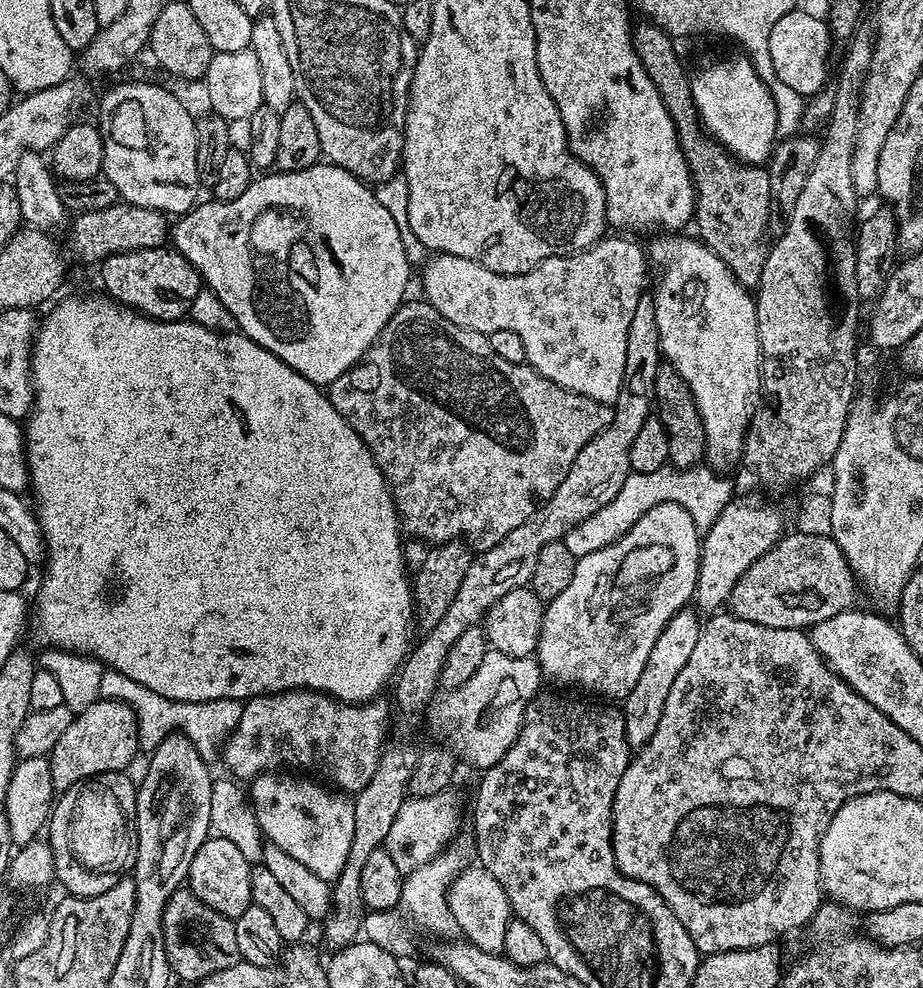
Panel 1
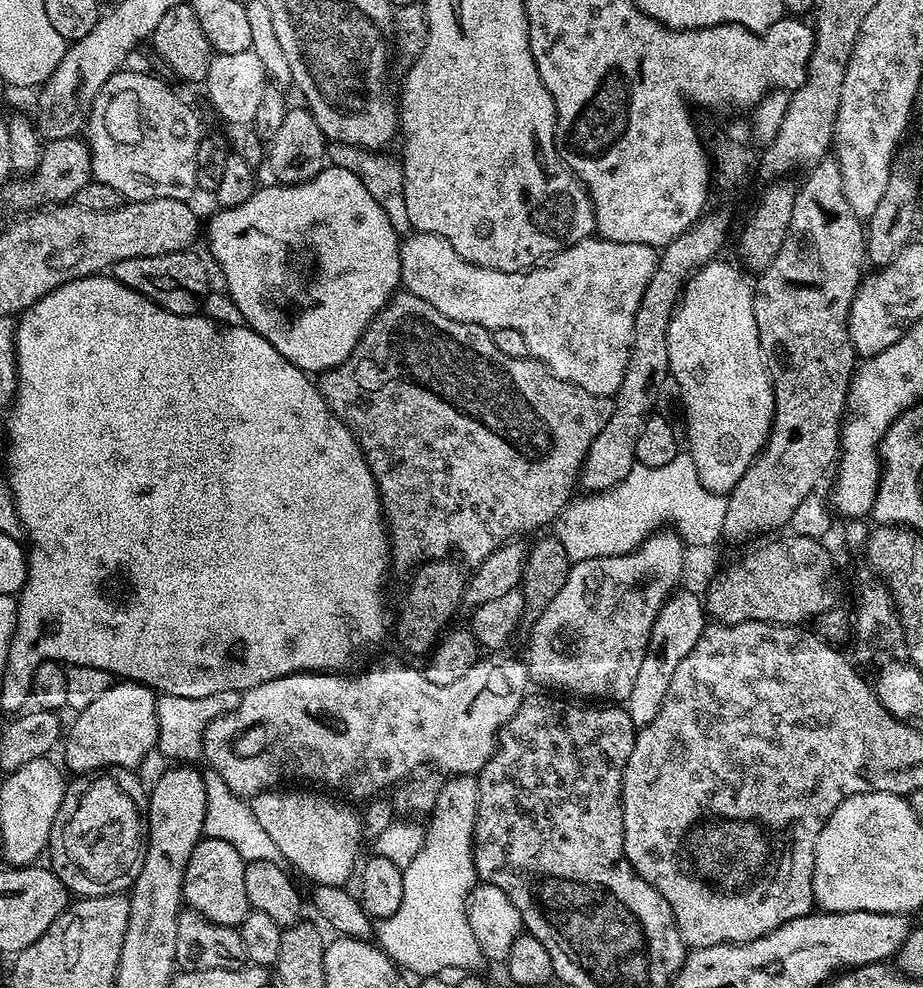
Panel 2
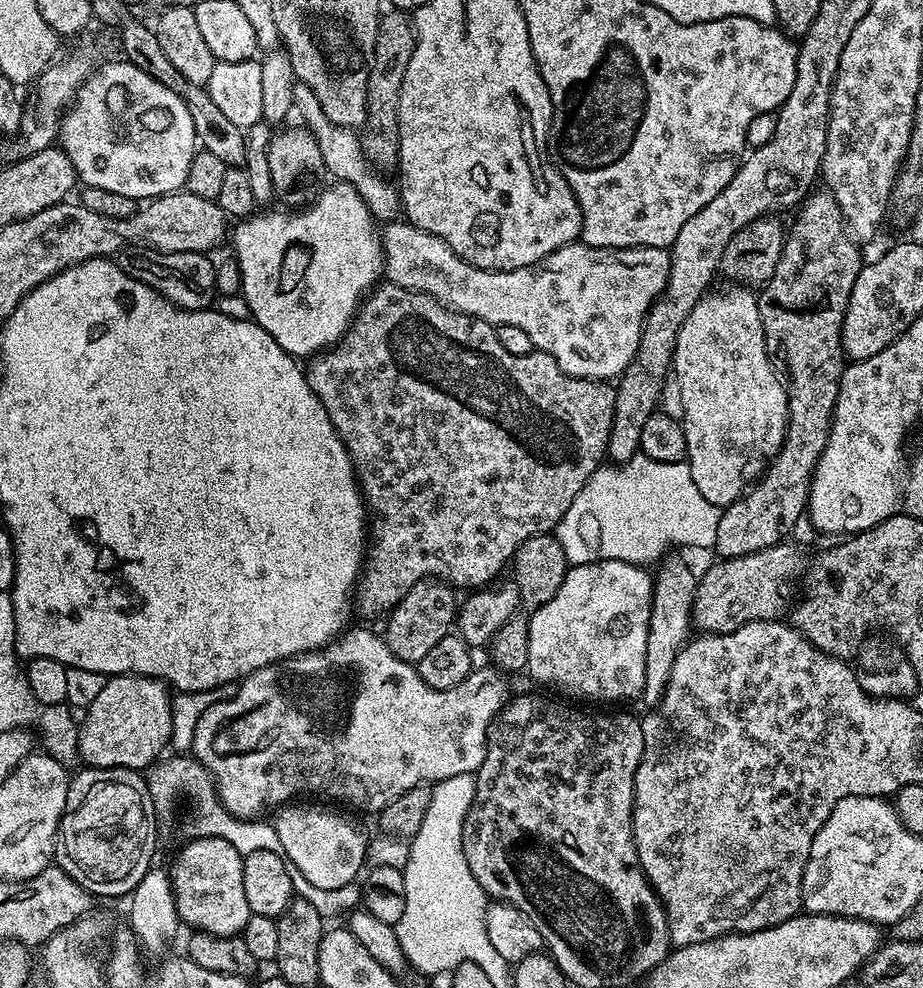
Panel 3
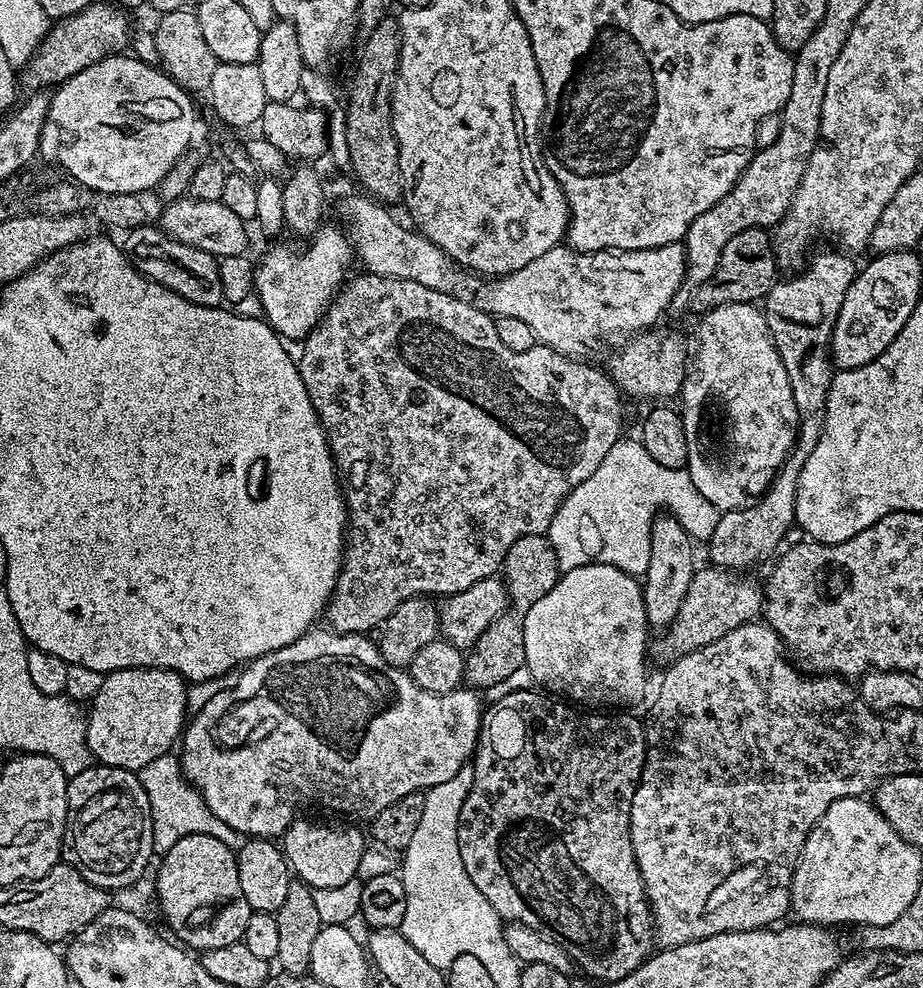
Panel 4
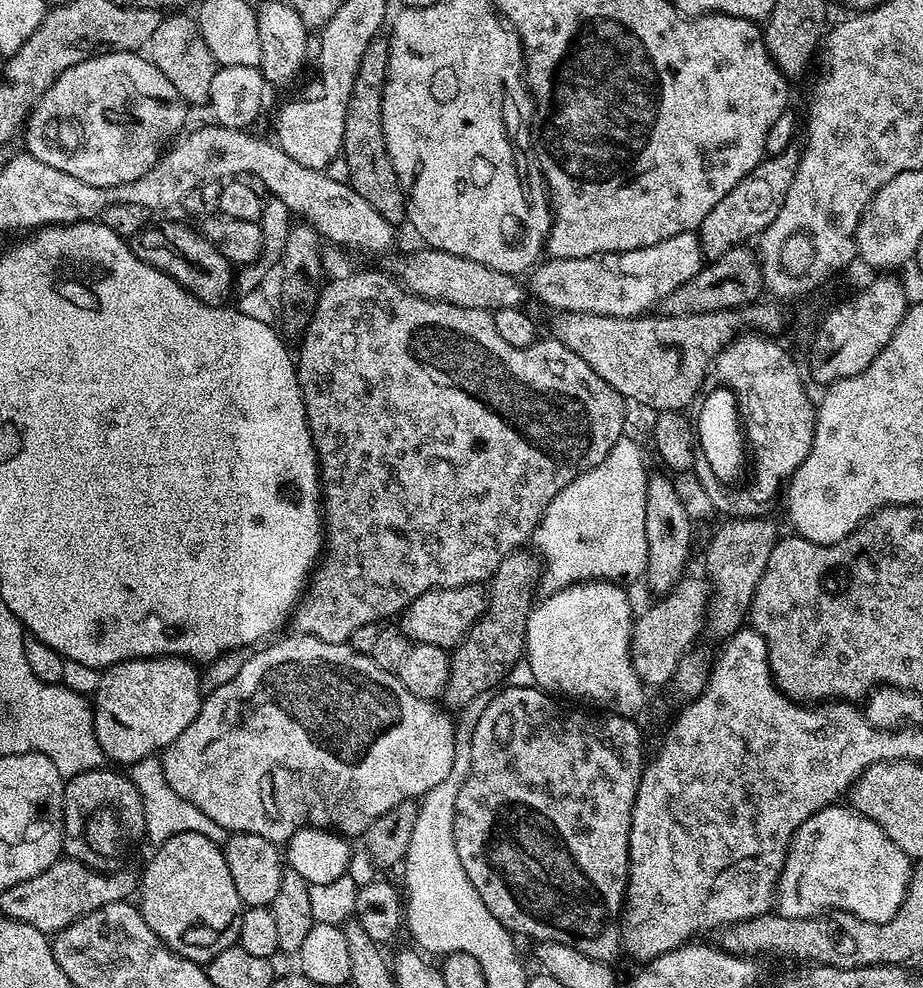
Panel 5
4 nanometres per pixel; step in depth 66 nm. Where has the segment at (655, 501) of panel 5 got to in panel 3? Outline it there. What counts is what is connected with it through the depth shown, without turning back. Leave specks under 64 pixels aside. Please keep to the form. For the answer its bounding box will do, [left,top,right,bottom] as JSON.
[642,559,698,706]

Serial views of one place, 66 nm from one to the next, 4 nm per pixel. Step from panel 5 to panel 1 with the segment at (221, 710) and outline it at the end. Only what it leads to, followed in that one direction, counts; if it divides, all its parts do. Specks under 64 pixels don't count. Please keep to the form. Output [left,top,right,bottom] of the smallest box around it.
[222,651,542,793]

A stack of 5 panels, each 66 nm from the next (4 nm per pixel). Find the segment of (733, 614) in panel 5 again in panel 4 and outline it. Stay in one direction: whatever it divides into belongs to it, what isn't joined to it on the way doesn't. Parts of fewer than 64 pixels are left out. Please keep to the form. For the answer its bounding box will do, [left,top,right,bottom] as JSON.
[708,251,858,574]

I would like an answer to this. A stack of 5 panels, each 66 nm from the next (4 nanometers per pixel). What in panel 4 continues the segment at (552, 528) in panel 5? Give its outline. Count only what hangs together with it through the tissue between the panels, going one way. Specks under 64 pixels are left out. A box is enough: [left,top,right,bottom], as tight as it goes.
[546,438,722,578]

